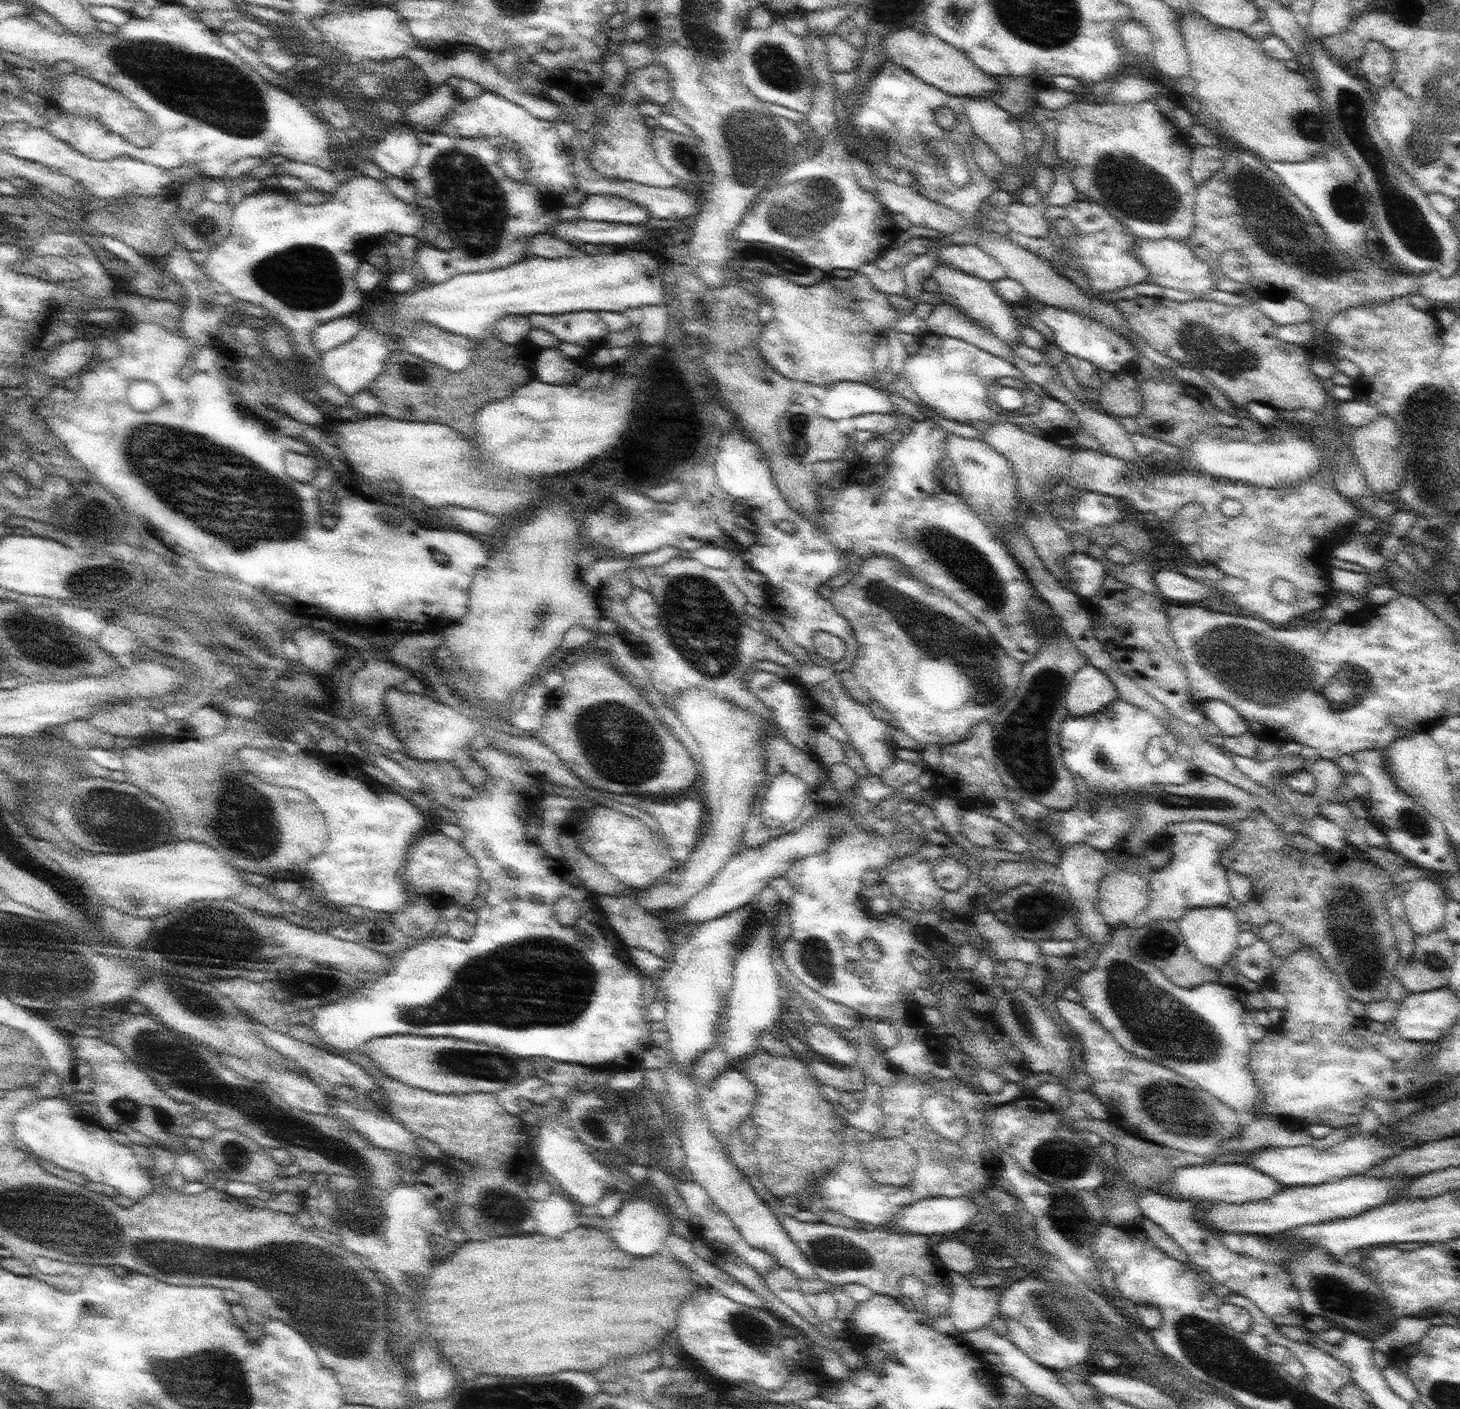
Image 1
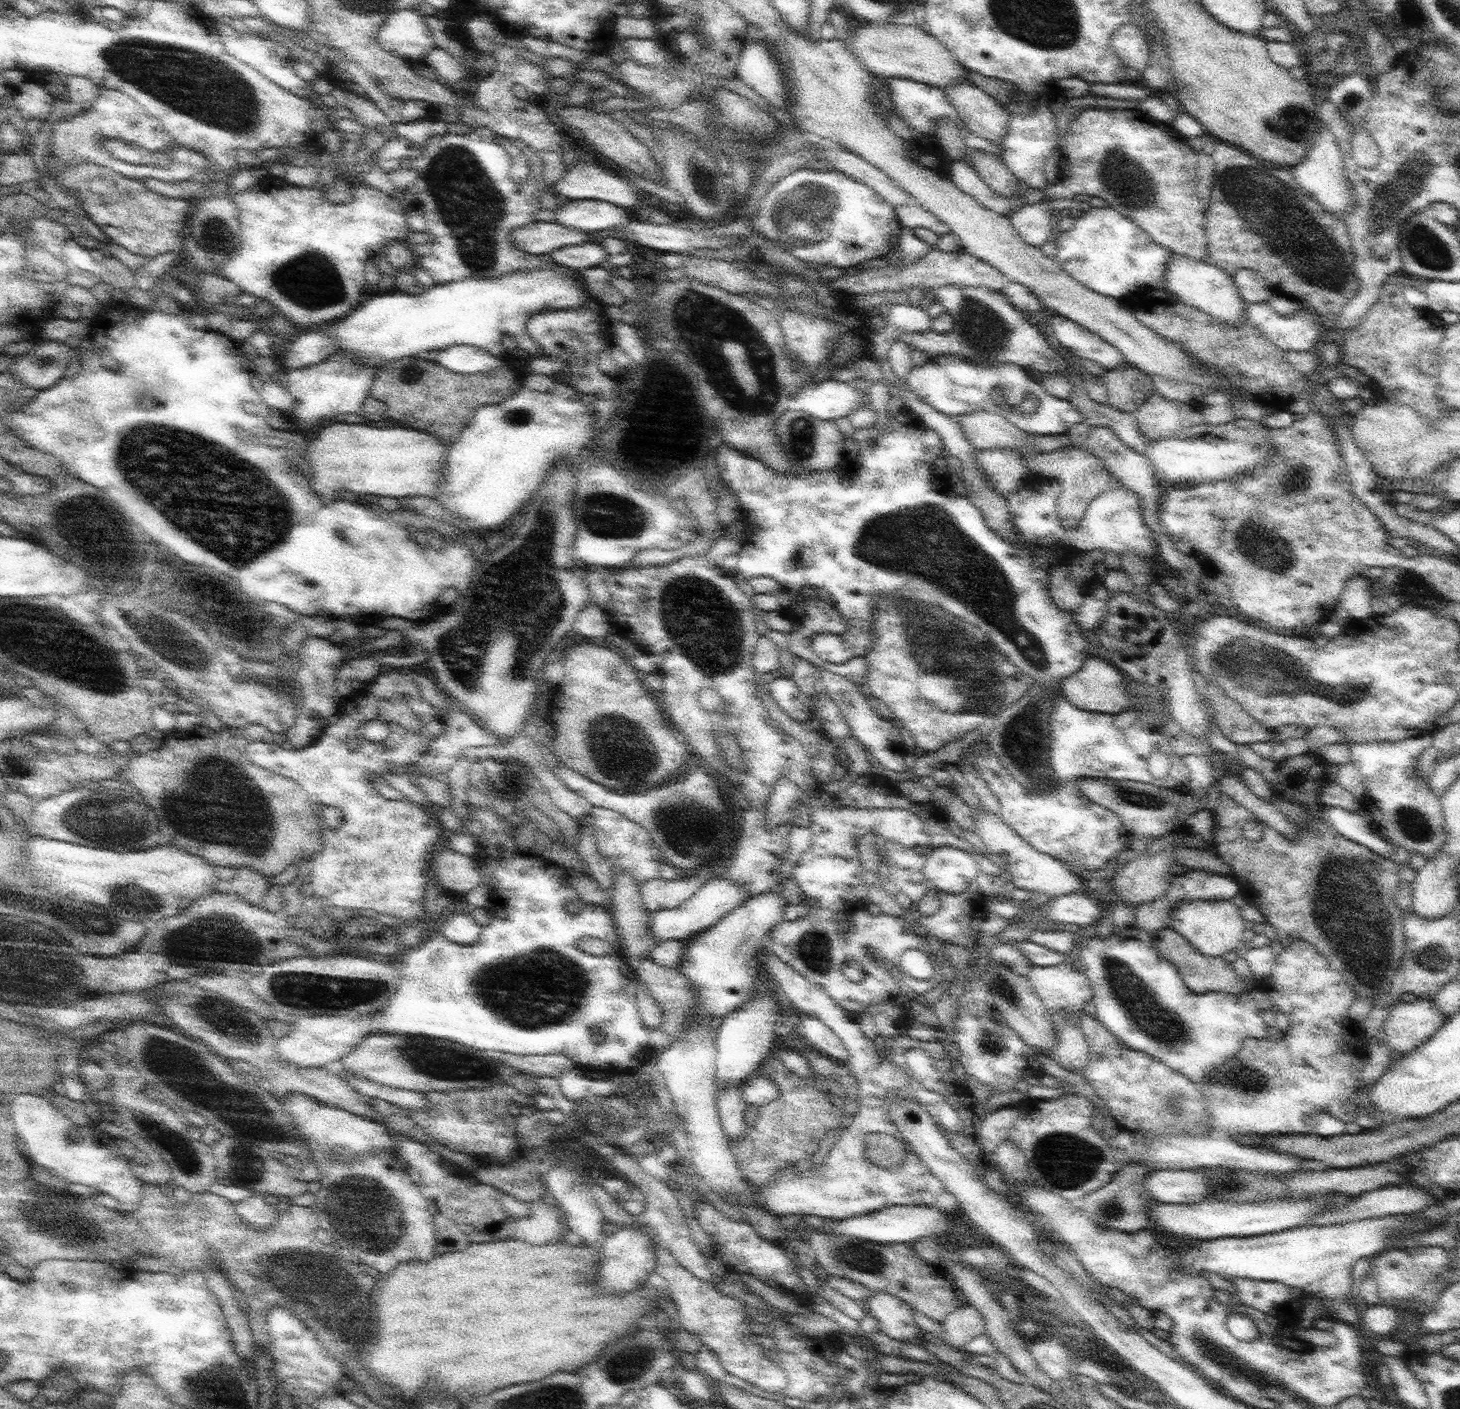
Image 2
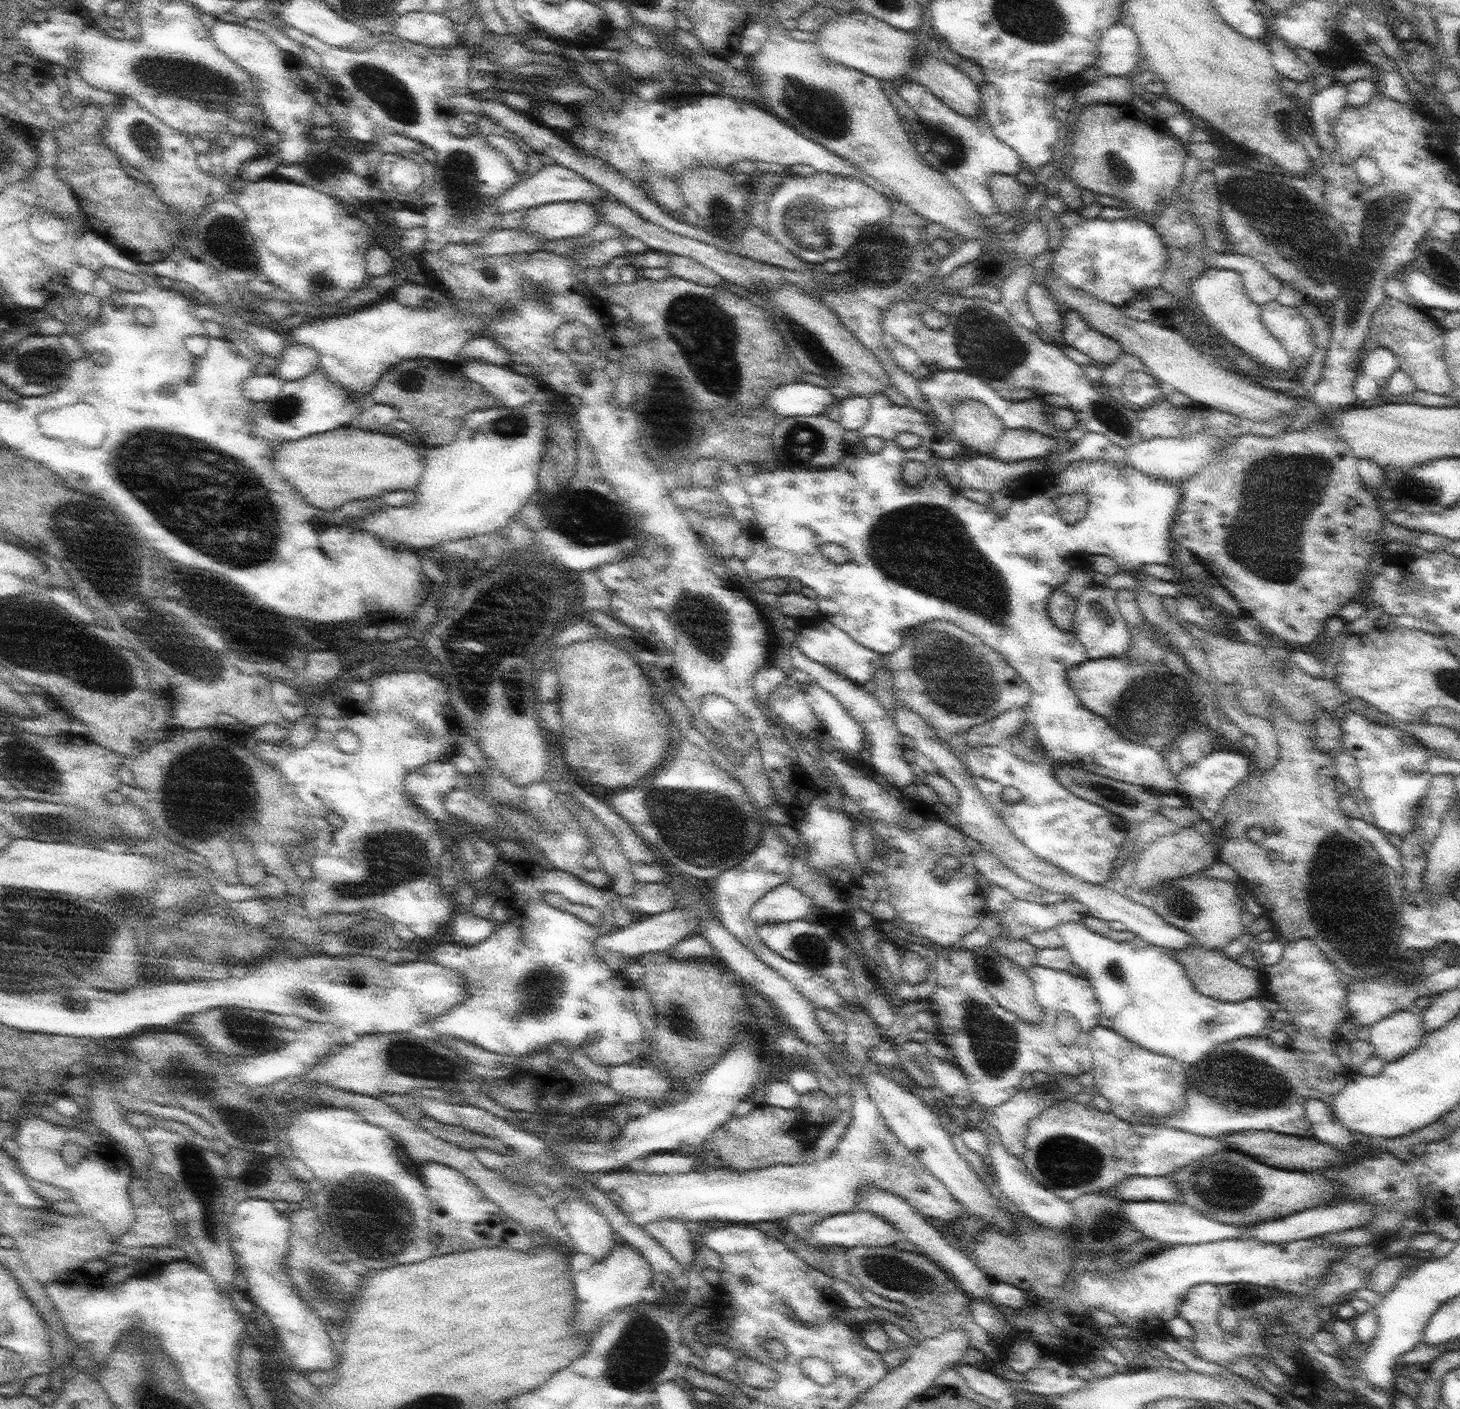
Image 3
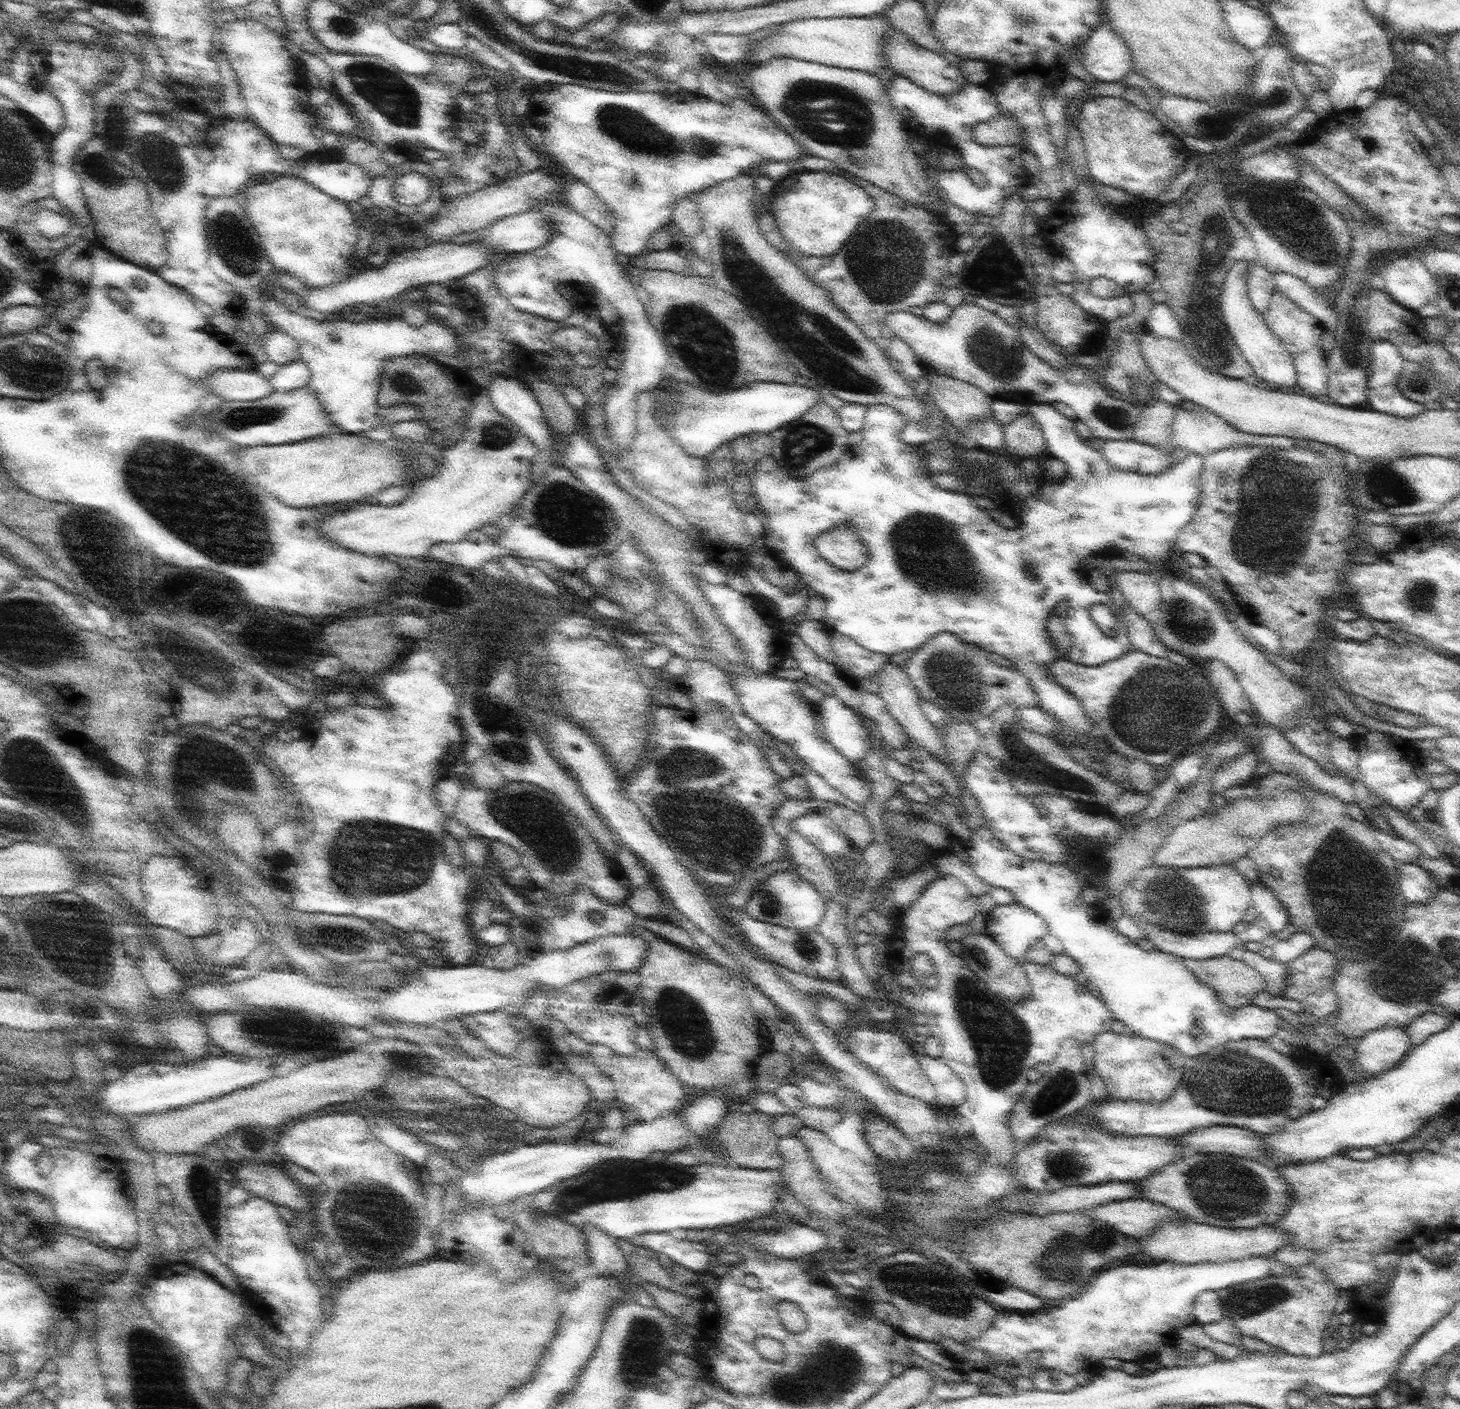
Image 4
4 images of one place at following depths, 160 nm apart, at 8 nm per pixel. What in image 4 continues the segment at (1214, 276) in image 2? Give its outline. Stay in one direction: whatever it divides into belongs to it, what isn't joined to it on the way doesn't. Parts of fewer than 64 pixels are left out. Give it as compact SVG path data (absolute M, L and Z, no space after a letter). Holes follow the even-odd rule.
M1239 260L1231 266L1230 274L1226 276L1226 282L1222 285L1219 294L1221 315L1227 330L1251 364L1260 383L1268 382L1282 390L1297 390L1297 372L1291 352L1286 348L1285 342L1270 330L1265 316L1254 308L1248 296L1248 267L1249 261L1246 260Z

